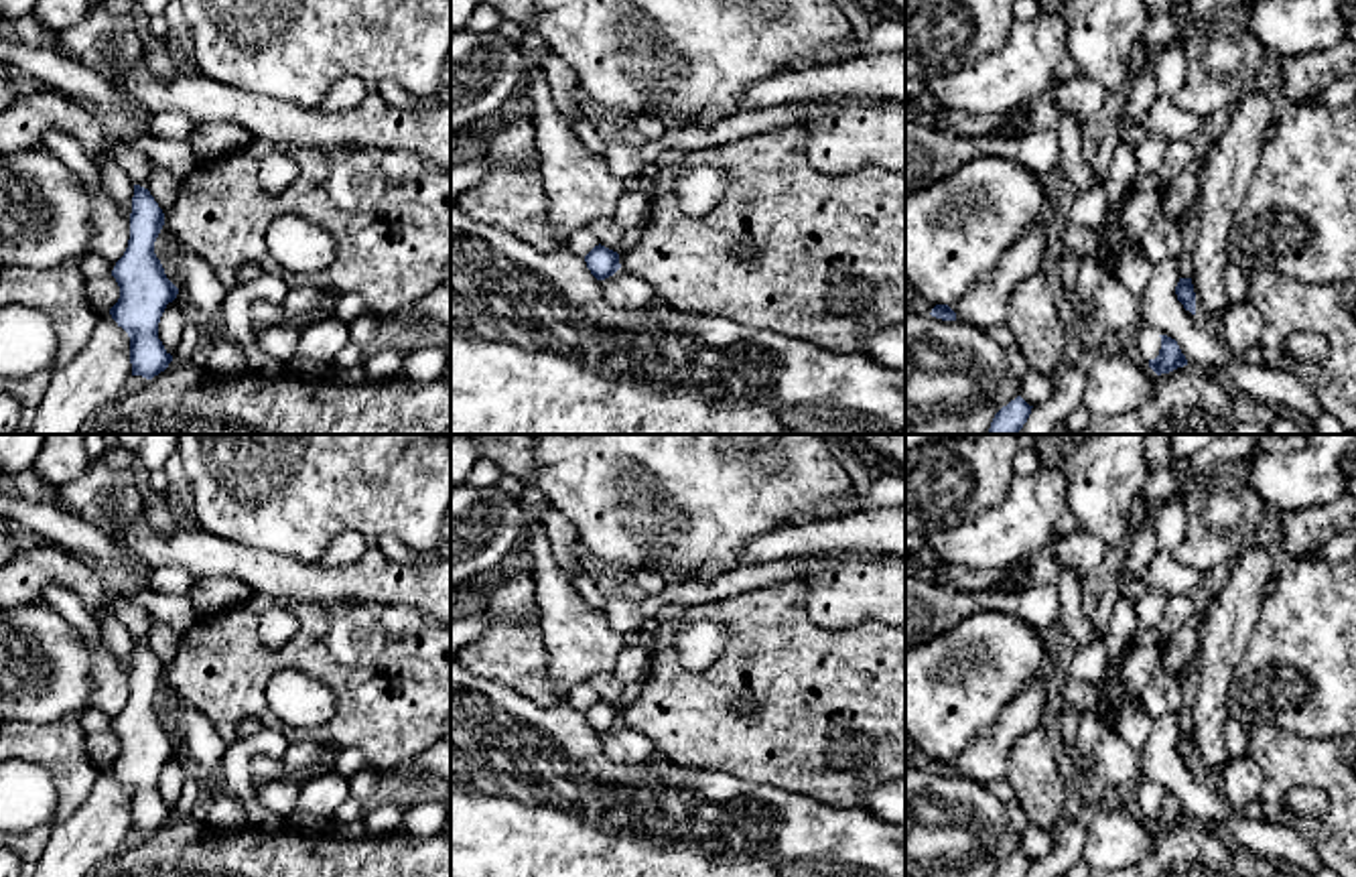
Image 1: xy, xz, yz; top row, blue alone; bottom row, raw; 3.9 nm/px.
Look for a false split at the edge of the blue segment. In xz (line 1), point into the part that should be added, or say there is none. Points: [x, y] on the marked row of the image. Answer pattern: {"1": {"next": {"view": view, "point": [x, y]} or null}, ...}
{"1": {"next": null}}

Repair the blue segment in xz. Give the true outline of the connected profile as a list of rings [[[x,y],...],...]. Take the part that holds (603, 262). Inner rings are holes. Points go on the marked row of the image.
[[[601,244],[585,256],[585,262],[597,280],[605,280],[621,268],[619,254]]]

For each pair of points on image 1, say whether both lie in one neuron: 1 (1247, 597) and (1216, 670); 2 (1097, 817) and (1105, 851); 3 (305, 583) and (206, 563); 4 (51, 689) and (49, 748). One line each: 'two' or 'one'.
1: one
2: one
3: one
4: two

